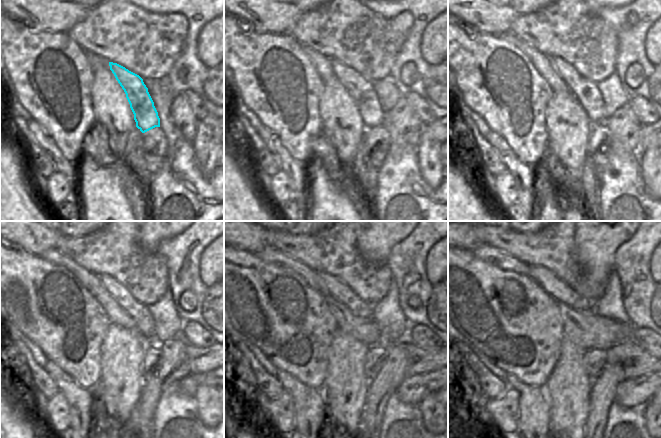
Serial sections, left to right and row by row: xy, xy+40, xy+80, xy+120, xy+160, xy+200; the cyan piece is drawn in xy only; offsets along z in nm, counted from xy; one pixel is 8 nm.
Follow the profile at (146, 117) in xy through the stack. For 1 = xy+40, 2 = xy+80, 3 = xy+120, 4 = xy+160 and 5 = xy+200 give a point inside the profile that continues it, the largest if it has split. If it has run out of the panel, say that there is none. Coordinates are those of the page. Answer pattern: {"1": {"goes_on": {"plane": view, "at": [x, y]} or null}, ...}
{"1": {"goes_on": {"plane": "xy+40", "at": [361, 90]}}, "2": {"goes_on": {"plane": "xy+80", "at": [586, 91]}}, "3": {"goes_on": {"plane": "xy+120", "at": [138, 311]}}, "4": {"goes_on": {"plane": "xy+160", "at": [336, 287]}}, "5": {"goes_on": {"plane": "xy+200", "at": [557, 289]}}}

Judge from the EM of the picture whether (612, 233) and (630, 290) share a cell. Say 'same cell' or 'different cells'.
different cells

